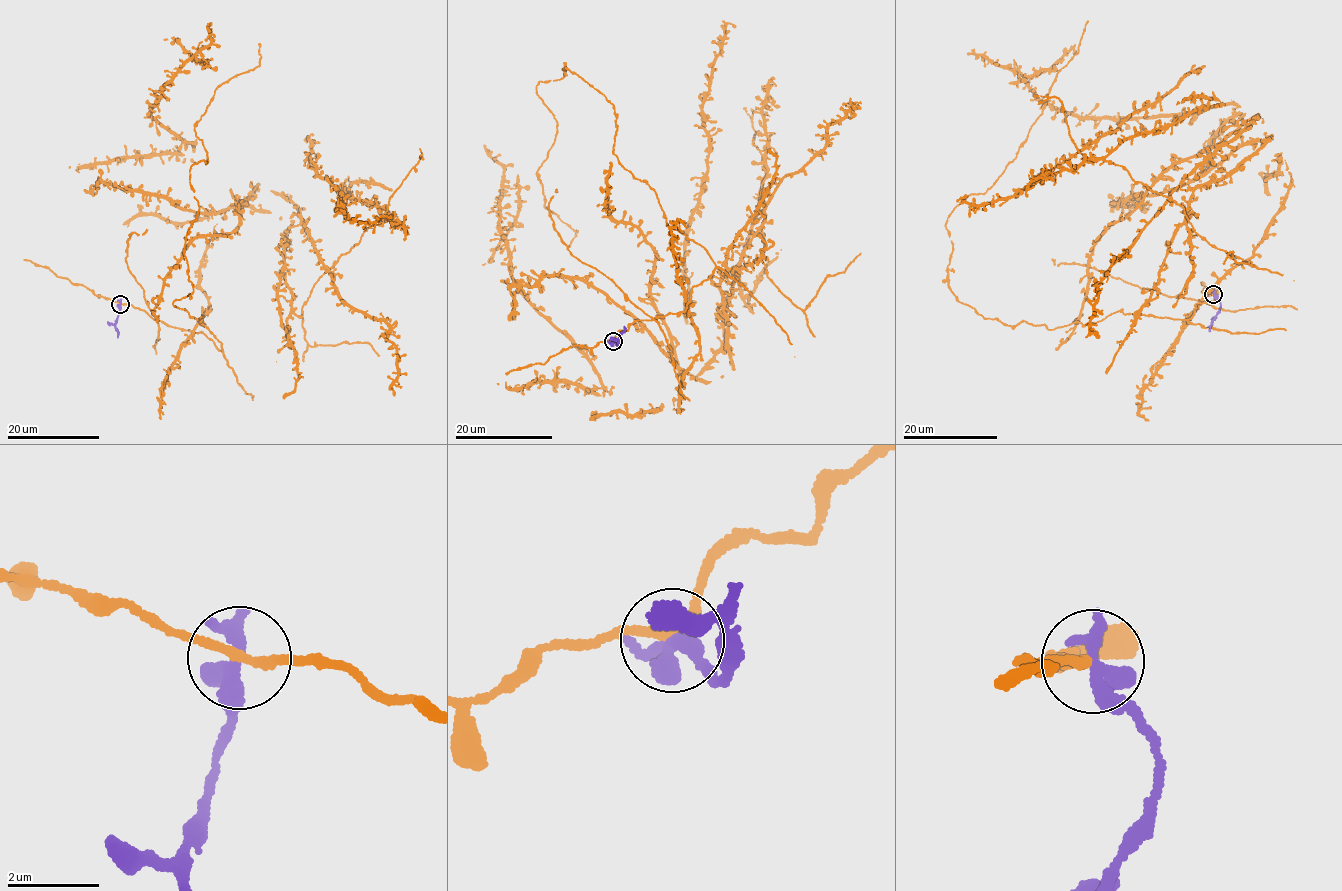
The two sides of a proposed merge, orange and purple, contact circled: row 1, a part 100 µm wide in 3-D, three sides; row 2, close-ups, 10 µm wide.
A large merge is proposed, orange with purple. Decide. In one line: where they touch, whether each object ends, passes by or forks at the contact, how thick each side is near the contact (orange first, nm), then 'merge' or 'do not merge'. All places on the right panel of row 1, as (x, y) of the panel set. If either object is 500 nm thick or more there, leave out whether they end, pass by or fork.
(1213, 294) | orange passes by | purple passes by | 190/360 nm | do not merge

